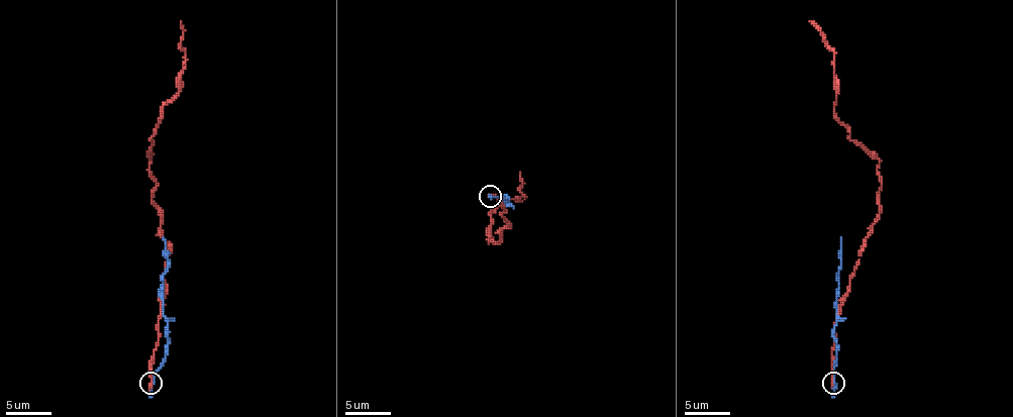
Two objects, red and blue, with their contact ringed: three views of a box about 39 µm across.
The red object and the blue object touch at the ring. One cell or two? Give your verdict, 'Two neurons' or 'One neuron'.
Two neurons

